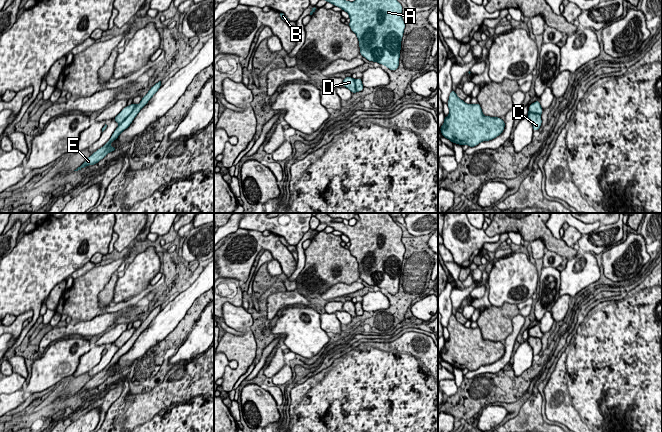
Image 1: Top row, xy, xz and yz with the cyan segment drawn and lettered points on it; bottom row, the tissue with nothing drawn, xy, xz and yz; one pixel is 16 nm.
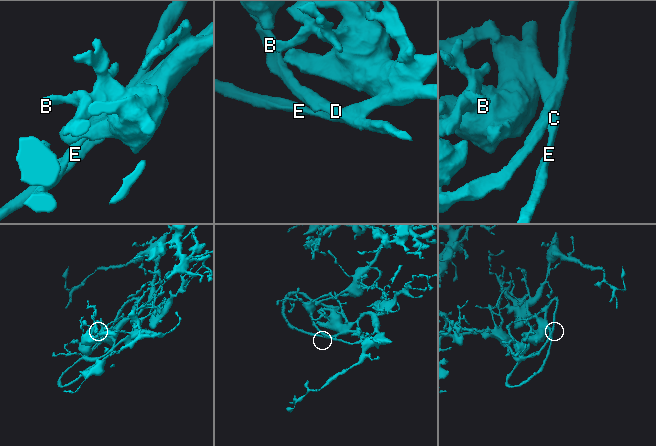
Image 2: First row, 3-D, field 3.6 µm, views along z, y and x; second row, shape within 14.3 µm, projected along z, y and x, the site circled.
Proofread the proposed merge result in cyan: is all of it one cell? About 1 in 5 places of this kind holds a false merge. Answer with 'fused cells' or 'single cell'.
single cell

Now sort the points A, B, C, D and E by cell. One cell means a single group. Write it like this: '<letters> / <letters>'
A B C D E

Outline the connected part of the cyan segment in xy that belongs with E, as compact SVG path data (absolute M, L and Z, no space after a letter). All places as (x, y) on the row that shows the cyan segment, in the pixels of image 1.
M161 81L157 82L154 86L150 88L148 93L141 99L138 105L132 103L131 105L126 106L115 118L113 118L113 120L116 121L119 126L113 132L111 138L103 147L95 151L85 160L83 164L81 164L74 171L81 170L82 168L89 165L95 165L100 160L102 160L109 152L115 151L116 147L111 147L110 144L115 141L119 137L119 135L131 125L140 110L149 102L149 100L154 96L154 94L159 90L161 86Z

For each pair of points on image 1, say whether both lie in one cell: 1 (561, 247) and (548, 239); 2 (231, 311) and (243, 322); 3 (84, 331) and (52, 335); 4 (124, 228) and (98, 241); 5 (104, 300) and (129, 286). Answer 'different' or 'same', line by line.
1: same
2: same
3: same
4: different
5: different

